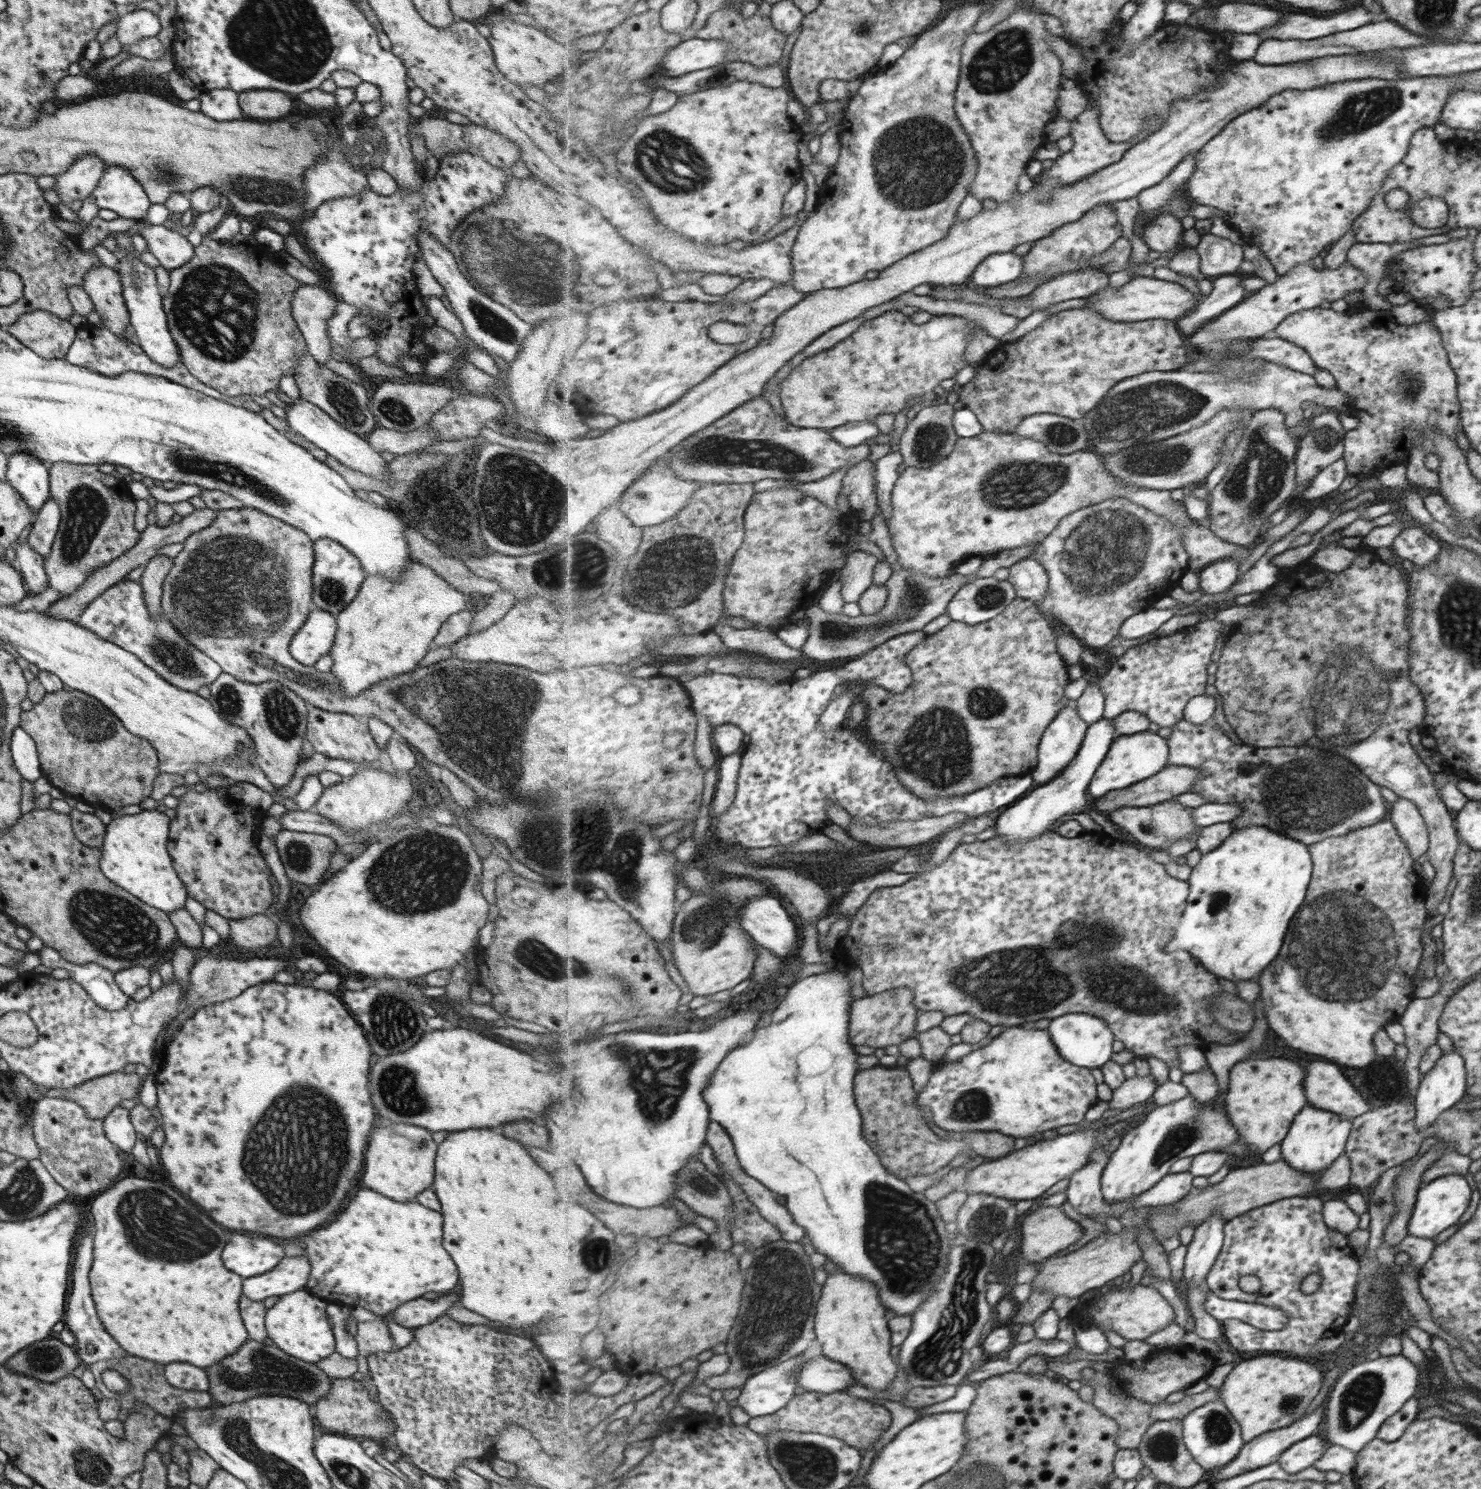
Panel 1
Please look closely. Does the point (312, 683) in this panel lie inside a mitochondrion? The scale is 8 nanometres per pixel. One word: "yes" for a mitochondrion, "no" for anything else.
yes

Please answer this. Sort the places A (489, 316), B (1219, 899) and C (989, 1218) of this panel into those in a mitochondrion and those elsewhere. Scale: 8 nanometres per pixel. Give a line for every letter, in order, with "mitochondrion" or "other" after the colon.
A: mitochondrion
B: mitochondrion
C: mitochondrion

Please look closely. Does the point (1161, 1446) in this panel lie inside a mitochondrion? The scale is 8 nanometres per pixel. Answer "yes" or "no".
yes

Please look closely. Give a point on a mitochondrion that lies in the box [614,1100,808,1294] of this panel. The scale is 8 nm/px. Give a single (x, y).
(705, 1185)

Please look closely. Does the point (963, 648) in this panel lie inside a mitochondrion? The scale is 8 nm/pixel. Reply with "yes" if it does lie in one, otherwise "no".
no

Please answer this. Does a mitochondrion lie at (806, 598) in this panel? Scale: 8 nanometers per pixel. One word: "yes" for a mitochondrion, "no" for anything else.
no

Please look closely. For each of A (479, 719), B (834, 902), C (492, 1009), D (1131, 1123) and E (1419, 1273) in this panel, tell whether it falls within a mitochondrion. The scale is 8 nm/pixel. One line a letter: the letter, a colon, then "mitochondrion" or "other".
A: mitochondrion
B: other
C: other
D: other
E: other

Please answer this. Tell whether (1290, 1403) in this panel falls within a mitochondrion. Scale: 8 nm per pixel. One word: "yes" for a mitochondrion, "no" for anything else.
yes

